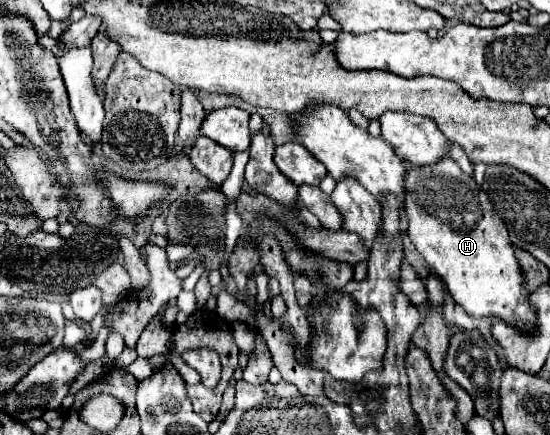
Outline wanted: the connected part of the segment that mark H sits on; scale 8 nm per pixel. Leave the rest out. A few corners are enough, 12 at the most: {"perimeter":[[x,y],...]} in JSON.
{"perimeter":[[443,157],[405,175],[407,235],[471,317],[531,329],[501,217]]}

